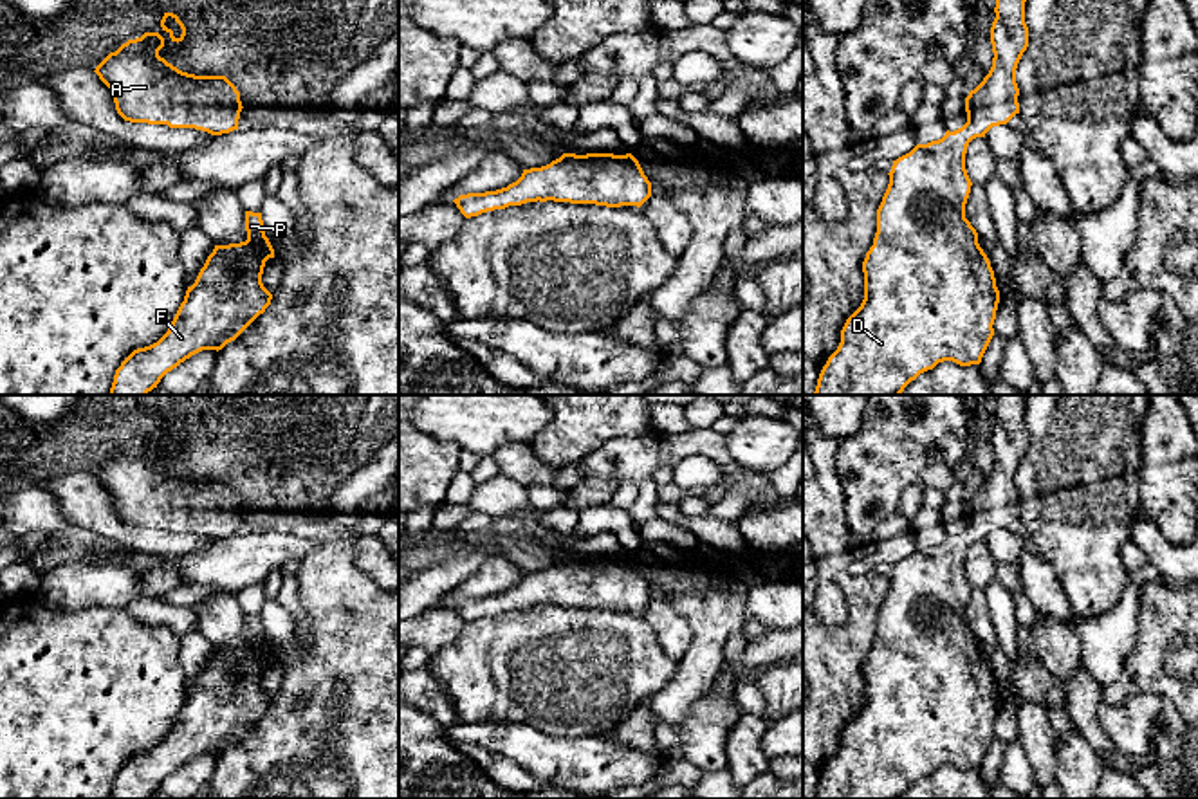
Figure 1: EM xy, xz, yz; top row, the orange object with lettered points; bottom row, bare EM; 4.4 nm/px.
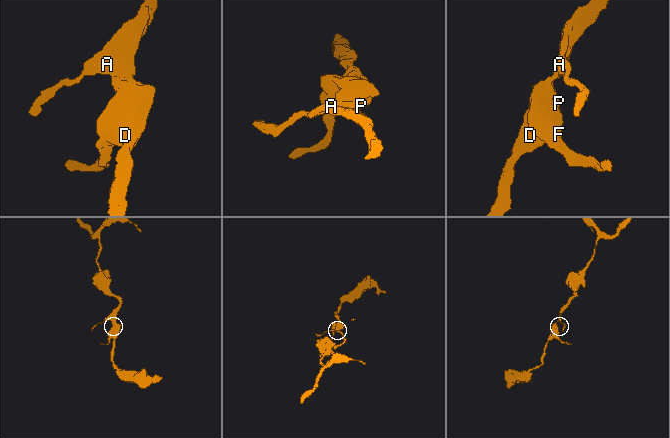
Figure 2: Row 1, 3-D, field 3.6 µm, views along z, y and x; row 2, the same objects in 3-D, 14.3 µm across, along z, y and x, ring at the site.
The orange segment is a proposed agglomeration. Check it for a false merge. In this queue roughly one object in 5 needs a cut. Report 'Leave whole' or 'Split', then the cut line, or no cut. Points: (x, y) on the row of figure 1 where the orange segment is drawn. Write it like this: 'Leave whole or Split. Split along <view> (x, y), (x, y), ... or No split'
Leave whole. No split

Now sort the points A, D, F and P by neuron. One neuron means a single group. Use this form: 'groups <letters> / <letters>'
groups A D F P

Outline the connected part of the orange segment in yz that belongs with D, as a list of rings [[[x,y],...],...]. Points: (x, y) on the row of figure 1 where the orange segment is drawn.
[[[996,0],[991,27],[992,67],[965,97],[967,123],[938,141],[917,144],[893,161],[888,189],[877,209],[877,233],[862,262],[864,299],[846,319],[841,343],[823,366],[814,395],[900,395],[938,363],[980,364],[994,335],[1000,303],[994,271],[965,218],[971,179],[967,146],[992,126],[1019,114],[1016,69],[1028,47],[1027,0]]]

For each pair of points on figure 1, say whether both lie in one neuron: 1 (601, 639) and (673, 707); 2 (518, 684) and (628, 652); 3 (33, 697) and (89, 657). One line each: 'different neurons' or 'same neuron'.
1: different neurons
2: same neuron
3: same neuron

